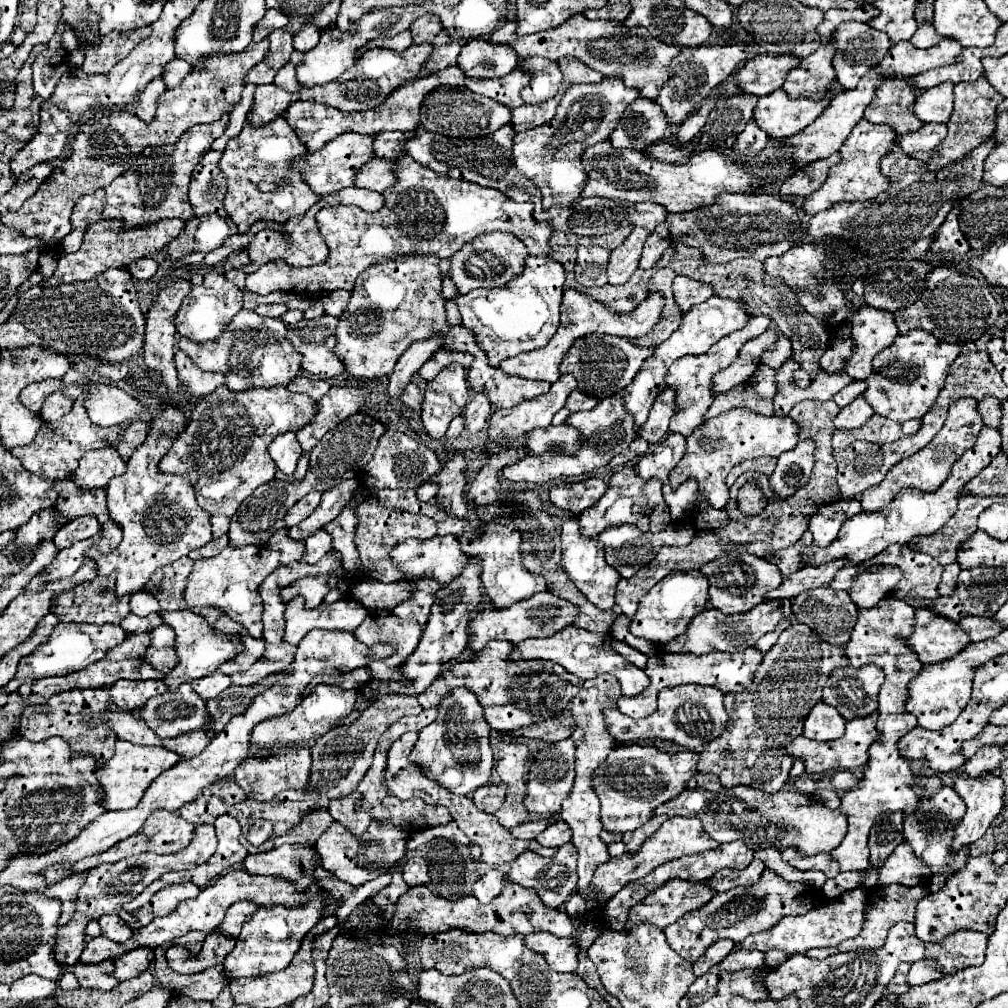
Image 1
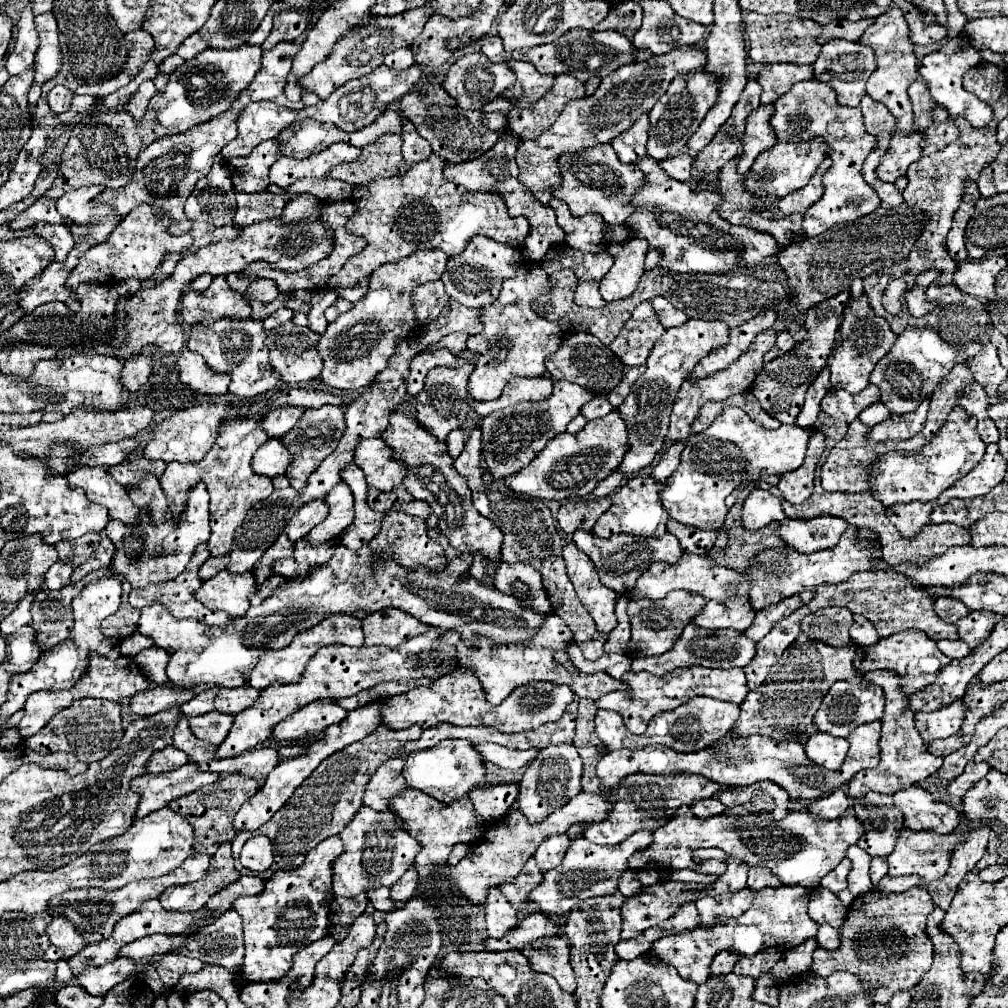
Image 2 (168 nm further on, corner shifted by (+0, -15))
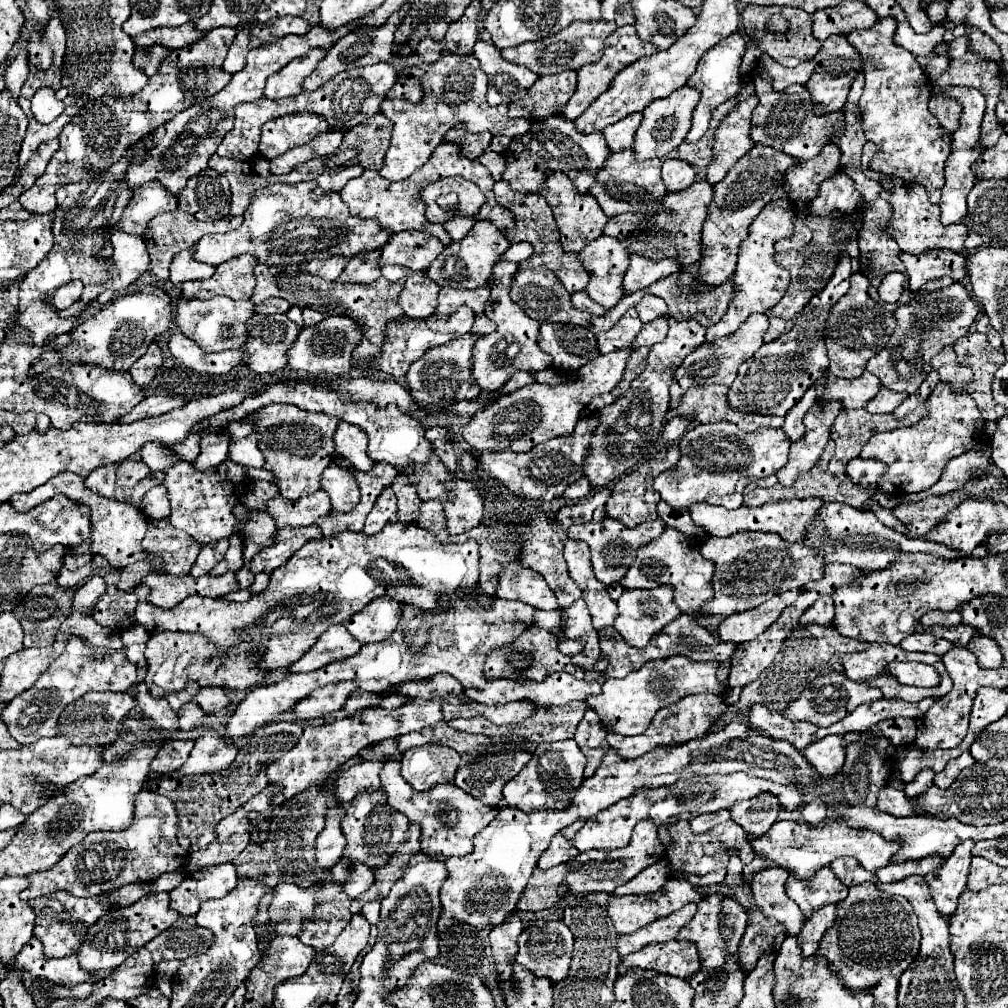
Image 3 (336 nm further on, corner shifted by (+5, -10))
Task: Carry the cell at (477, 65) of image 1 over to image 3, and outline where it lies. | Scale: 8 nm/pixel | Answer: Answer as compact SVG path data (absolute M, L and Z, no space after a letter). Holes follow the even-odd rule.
M473 53L443 55L421 77L421 83L425 83L425 99L421 103L405 103L403 99L385 99L381 103L381 111L393 121L391 145L385 153L383 169L379 171L389 181L403 181L415 169L419 169L429 159L433 149L441 143L445 131L453 127L453 123L465 123L473 133L489 131L491 135L507 137L523 135L531 127L529 121L511 121L507 117L507 105L491 107L487 103L485 95L489 77L481 71L481 65Z

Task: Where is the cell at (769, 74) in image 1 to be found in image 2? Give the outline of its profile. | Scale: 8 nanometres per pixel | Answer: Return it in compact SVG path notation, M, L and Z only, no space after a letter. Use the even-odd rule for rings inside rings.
M772 64L768 68L764 68L758 74L758 82L762 84L762 104L772 104L778 96L786 94L796 82L802 80L810 80L814 78L814 68L806 66L806 68L798 68L798 66L790 66L790 64Z

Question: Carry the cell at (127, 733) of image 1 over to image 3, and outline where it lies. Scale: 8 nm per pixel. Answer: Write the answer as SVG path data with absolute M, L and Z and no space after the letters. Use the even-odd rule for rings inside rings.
M169 739L163 749L159 751L159 755L153 759L151 769L155 773L171 773L175 769L179 769L189 753L193 749L193 741L179 741L179 739Z

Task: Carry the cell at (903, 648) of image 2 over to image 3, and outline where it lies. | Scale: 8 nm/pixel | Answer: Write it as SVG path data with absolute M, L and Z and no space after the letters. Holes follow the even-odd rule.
M869 643L869 647L865 651L855 651L855 653L841 655L841 663L843 663L845 675L849 679L859 681L859 683L867 683L869 687L879 687L885 699L917 701L917 699L923 699L923 697L943 697L953 687L953 681L947 675L945 665L943 665L943 661L941 661L939 655L935 655L935 653L909 653L909 651L901 649L899 645L891 645L891 643ZM893 661L923 661L923 663L927 663L927 665L931 665L931 667L937 669L937 673L941 675L941 681L935 687L909 687L909 685L901 685L893 675L887 673L887 665L893 663Z

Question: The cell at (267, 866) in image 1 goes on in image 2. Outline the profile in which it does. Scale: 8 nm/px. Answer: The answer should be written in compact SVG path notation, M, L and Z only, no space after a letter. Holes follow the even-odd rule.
M330 836L308 852L306 862L292 872L276 872L266 880L266 888L258 896L242 896L234 902L236 912L244 918L246 956L240 968L248 982L280 980L292 966L292 956L308 944L320 940L328 932L332 892L332 862L344 852L342 840Z

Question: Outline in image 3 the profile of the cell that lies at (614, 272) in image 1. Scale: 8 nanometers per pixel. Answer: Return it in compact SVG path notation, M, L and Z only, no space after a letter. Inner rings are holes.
M601 235L579 253L587 271L591 271L591 281L587 285L589 297L611 309L623 297L623 275L629 267L629 245L633 239L617 239Z

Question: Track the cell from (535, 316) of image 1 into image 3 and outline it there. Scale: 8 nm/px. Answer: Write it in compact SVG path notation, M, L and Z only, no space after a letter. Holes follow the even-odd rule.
M499 261L493 267L493 285L491 285L491 297L485 307L485 317L491 319L497 329L489 335L481 335L473 345L473 369L471 375L475 383L481 387L481 391L497 391L503 383L507 383L515 371L543 371L551 367L549 355L545 355L537 345L539 325L535 319L525 315L517 303L511 299L511 287L513 277L517 273L519 265L509 261Z

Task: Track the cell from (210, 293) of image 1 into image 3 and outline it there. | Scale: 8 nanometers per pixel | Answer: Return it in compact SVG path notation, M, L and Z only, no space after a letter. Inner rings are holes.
M239 255L237 259L229 259L215 269L213 277L205 279L205 281L185 281L181 285L181 297L185 301L211 299L211 297L229 297L233 301L249 299L251 293L253 293L253 287L255 287L255 277L253 277L253 267L255 265L257 265L257 261L251 255Z

